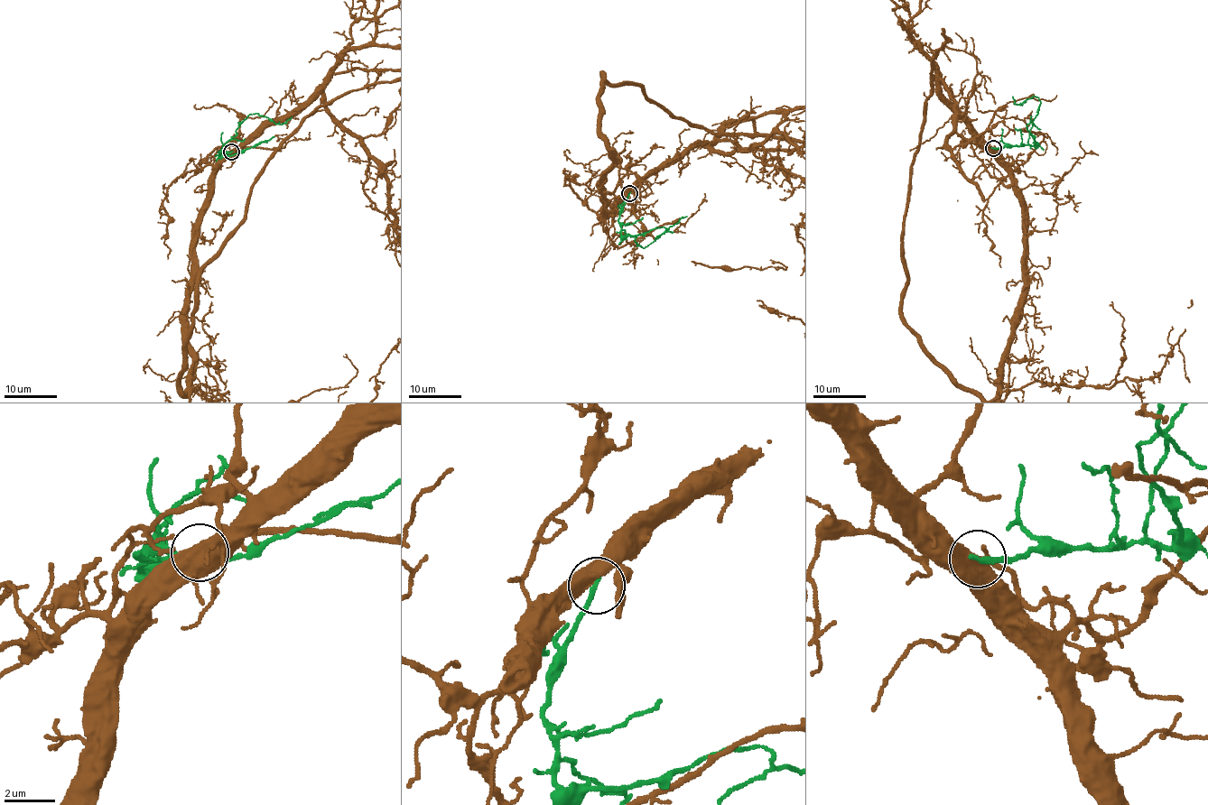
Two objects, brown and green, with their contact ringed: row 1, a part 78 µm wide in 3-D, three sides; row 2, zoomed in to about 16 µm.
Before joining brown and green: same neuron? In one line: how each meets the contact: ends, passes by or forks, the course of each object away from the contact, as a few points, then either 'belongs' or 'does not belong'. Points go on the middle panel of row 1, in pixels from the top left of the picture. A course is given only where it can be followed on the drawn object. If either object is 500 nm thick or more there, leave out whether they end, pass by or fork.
brown forks; green ends; course green (629, 194), (617, 223), (642, 246), (647, 245), (687, 217); does not belong

